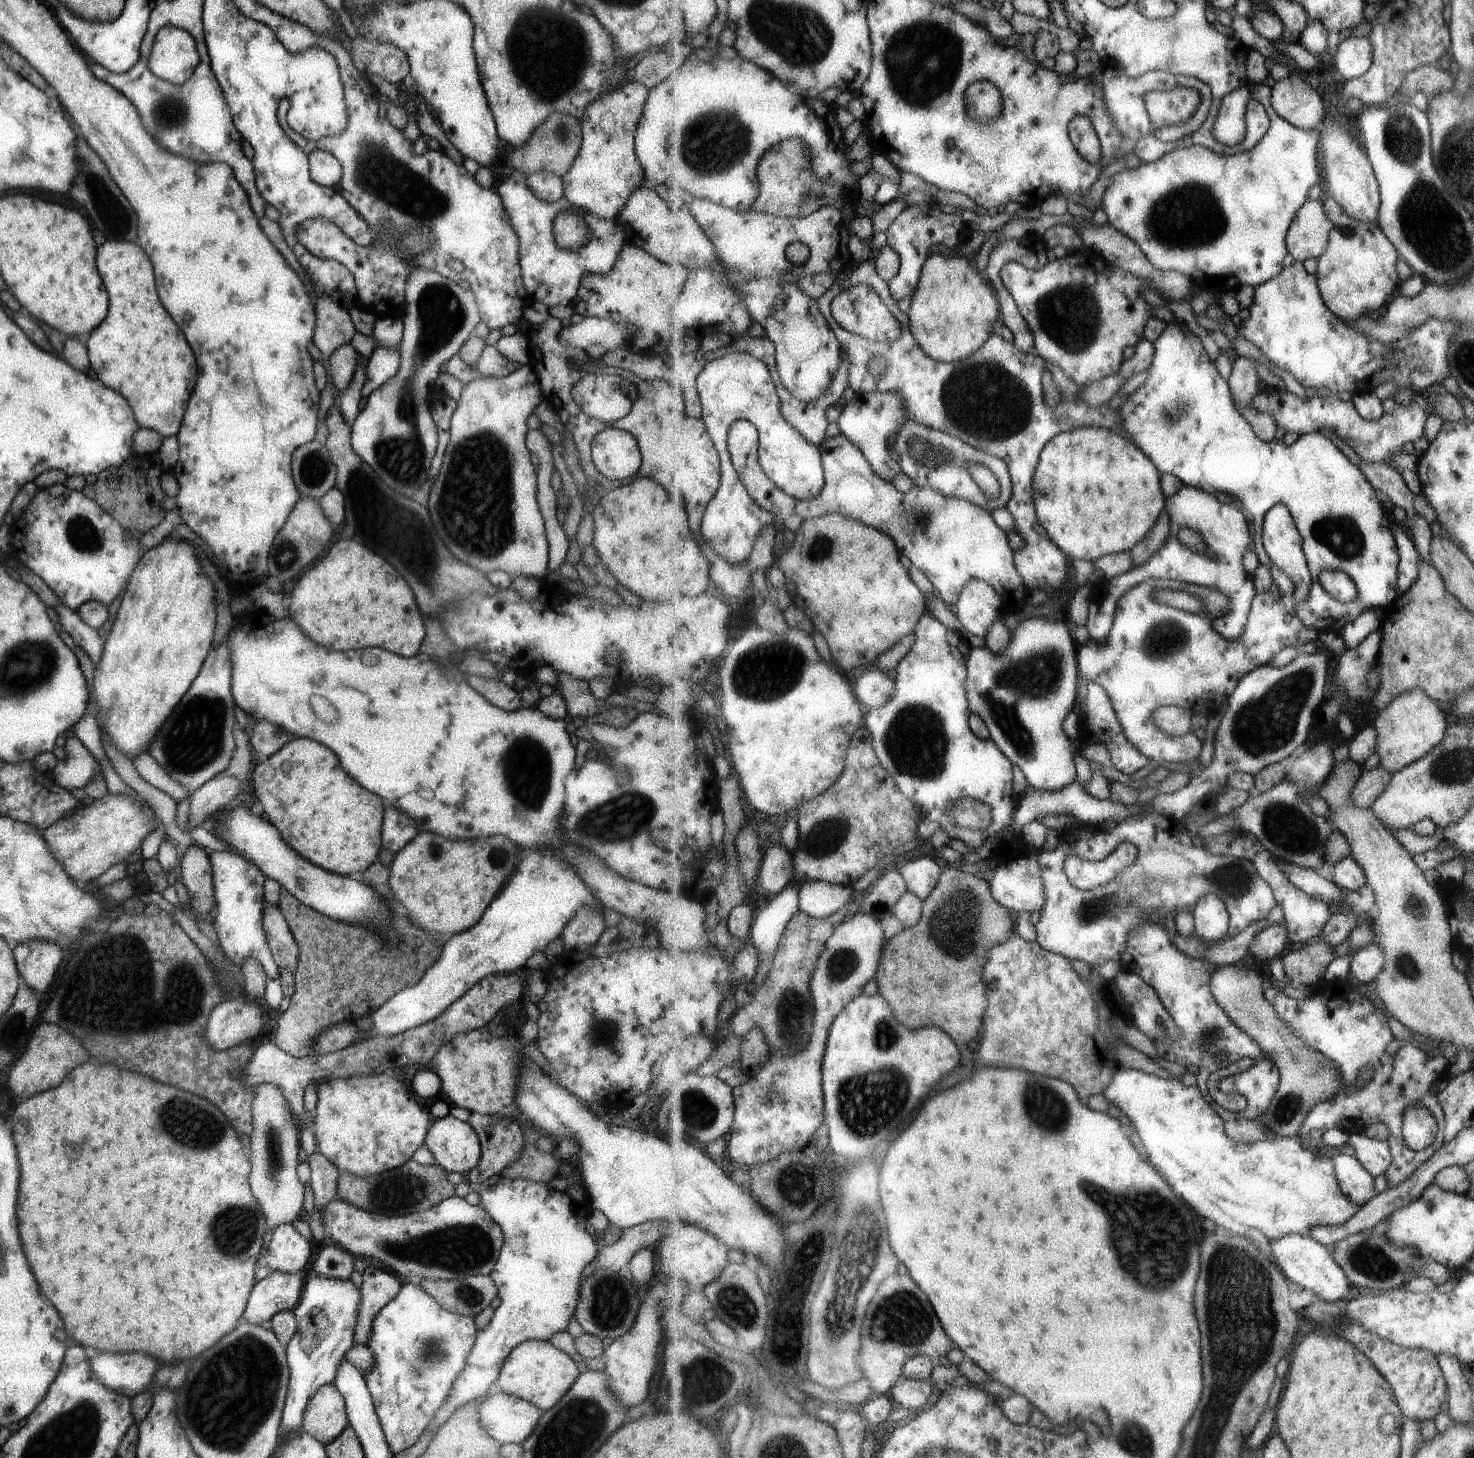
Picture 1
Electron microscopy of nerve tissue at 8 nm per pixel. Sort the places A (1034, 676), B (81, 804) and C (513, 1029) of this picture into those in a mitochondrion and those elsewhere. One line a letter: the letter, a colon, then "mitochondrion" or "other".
A: mitochondrion
B: other
C: other

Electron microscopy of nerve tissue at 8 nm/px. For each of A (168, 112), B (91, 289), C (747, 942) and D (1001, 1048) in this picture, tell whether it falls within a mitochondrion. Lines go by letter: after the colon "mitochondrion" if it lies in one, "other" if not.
A: mitochondrion
B: other
C: other
D: mitochondrion

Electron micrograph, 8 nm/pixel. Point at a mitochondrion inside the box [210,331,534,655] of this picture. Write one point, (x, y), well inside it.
(477, 496)

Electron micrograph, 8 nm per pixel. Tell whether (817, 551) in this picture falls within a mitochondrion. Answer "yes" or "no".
yes

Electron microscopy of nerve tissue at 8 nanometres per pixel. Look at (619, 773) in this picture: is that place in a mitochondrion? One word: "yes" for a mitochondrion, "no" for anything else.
yes

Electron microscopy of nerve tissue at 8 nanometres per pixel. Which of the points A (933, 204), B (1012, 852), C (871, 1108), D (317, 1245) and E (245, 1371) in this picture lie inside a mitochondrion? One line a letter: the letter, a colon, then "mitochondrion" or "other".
A: other
B: other
C: mitochondrion
D: other
E: mitochondrion

